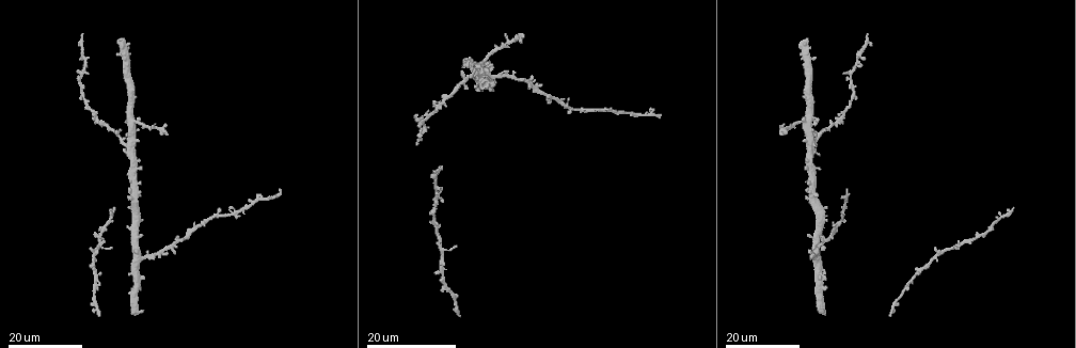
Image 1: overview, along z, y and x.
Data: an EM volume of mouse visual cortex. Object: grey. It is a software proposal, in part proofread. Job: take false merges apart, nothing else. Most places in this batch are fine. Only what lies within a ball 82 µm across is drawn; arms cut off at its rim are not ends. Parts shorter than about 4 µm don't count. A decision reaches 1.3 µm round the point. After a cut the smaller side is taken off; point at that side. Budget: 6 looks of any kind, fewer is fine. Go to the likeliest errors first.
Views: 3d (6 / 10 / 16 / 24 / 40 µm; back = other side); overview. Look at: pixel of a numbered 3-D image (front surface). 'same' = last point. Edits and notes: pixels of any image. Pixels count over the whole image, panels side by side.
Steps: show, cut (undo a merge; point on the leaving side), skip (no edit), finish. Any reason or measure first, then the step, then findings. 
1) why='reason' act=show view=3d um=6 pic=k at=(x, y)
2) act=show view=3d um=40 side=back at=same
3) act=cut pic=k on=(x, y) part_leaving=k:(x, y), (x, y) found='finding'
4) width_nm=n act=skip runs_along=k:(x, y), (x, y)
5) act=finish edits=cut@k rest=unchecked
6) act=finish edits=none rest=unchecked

act=show view=3d um=24 pic=1 at=(133, 119)

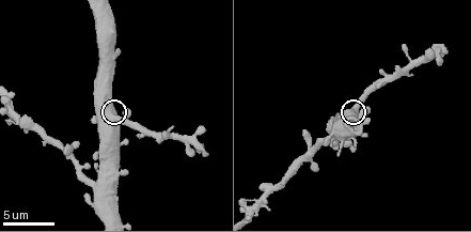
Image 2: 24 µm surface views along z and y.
act=show view=3d um=6 pic=2 at=(109, 116)

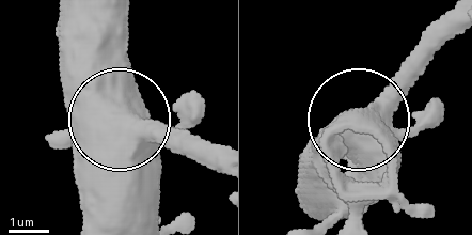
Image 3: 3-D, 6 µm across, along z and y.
why='from behind' act=show view=3d um=6 side=back pic=3 at=(125, 118)

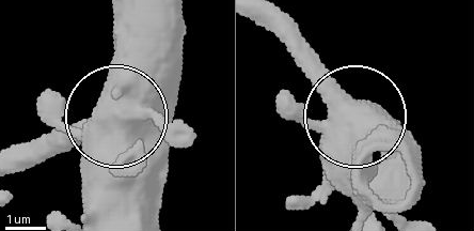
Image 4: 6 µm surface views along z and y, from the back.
act=skip found='one cell here'

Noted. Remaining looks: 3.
why='three-way junction' act=show view=3d um=10 pic=2 at=(178, 135)

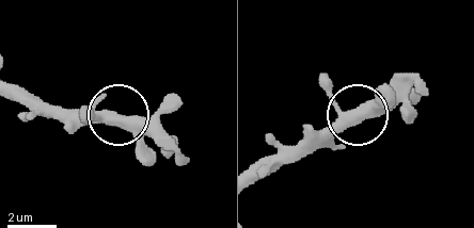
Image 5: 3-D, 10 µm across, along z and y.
act=show view=3d um=10 side=back pic=5 at=(118, 120)

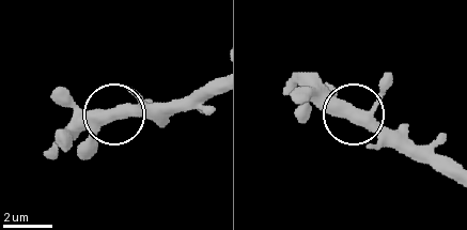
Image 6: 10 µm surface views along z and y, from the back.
arms=3 act=skip found='one cell here'

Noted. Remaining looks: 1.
act=finish edits=none rest=unchecked

